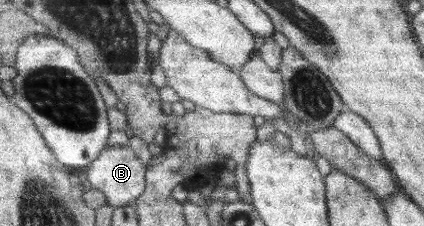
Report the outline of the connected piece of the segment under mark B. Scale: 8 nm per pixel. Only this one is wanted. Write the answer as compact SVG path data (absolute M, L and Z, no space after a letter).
M125 145L106 146L102 150L97 160L90 164L86 174L86 178L91 182L91 187L101 190L107 197L108 204L114 207L124 207L134 204L135 201L146 191L146 164L141 162L140 158L133 153L131 147Z

